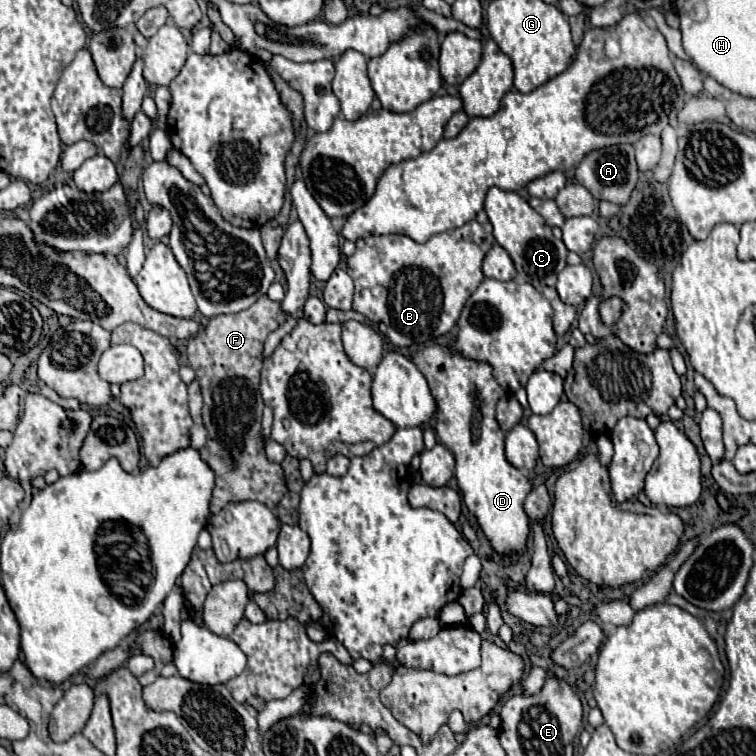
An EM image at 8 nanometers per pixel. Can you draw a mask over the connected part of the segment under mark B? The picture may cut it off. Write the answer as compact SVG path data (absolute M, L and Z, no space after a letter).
M472 220L460 229L452 229L430 237L424 245L414 243L410 237L404 235L374 235L358 239L354 255L348 257L348 275L354 281L352 309L364 313L374 325L384 323L388 329L388 339L396 347L422 345L446 335L456 325L458 315L472 291L476 291L476 287L484 279L482 259L484 253L494 245L492 230L489 222L480 224Z

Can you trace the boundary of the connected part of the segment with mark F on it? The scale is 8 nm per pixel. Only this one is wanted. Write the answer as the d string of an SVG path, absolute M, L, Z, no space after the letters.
M262 295L258 303L240 313L212 317L208 325L188 341L188 361L202 385L202 419L208 431L208 441L198 453L216 475L210 501L212 515L228 503L250 499L260 501L274 511L286 493L284 471L280 465L266 459L264 437L260 431L264 411L260 395L262 347L268 333L278 329L284 319L286 317L280 313L280 305L268 295Z

